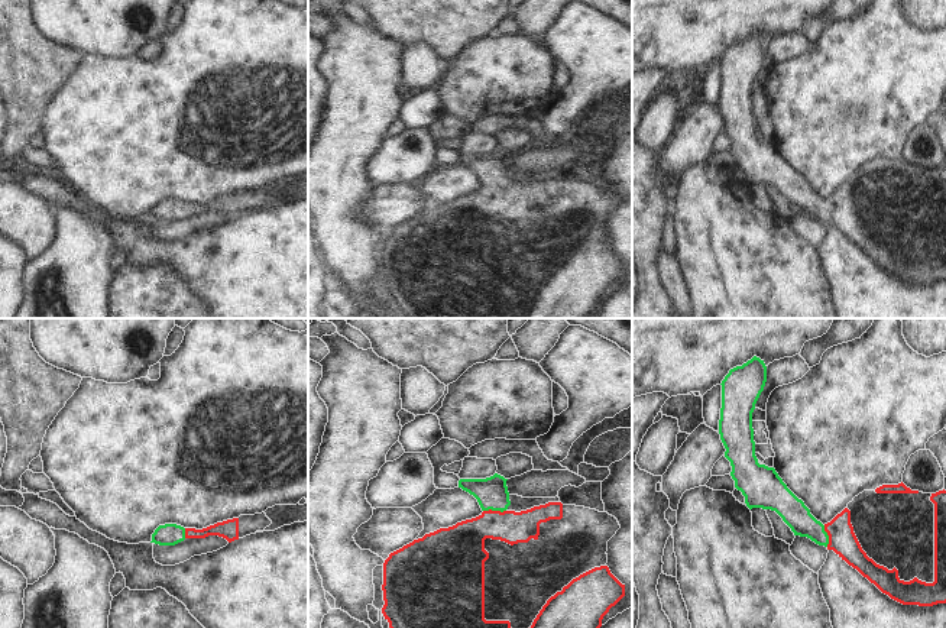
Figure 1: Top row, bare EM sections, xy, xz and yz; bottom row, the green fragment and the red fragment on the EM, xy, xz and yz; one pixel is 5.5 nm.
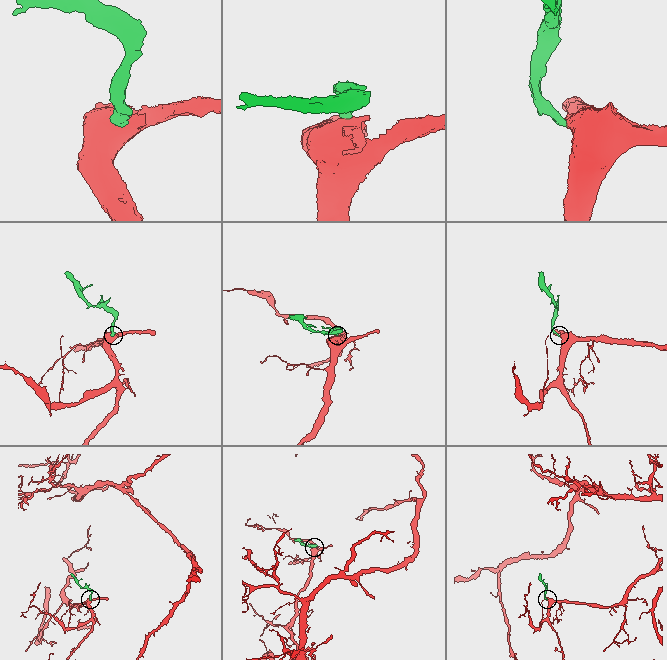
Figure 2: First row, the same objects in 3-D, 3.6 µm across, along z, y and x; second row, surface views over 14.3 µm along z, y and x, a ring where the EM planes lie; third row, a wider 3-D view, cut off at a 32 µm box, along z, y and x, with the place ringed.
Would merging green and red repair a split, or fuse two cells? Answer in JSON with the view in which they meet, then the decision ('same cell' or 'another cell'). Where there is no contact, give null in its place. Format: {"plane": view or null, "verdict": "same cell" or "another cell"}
{"plane": "xz", "verdict": "same cell"}

